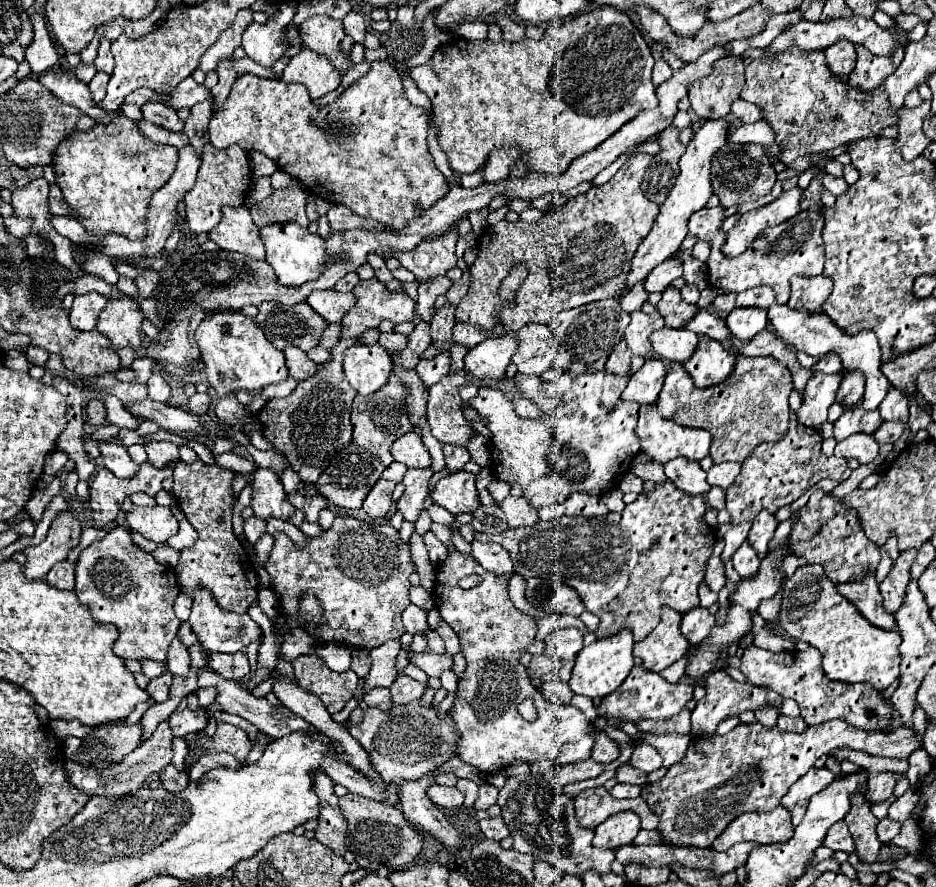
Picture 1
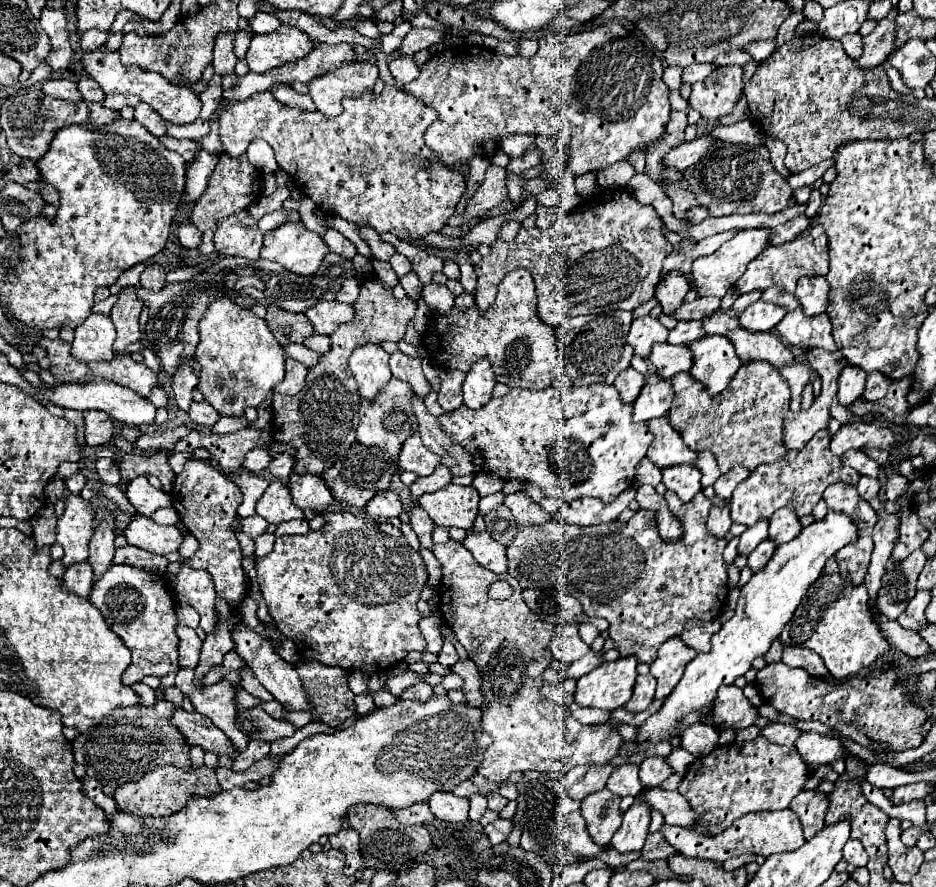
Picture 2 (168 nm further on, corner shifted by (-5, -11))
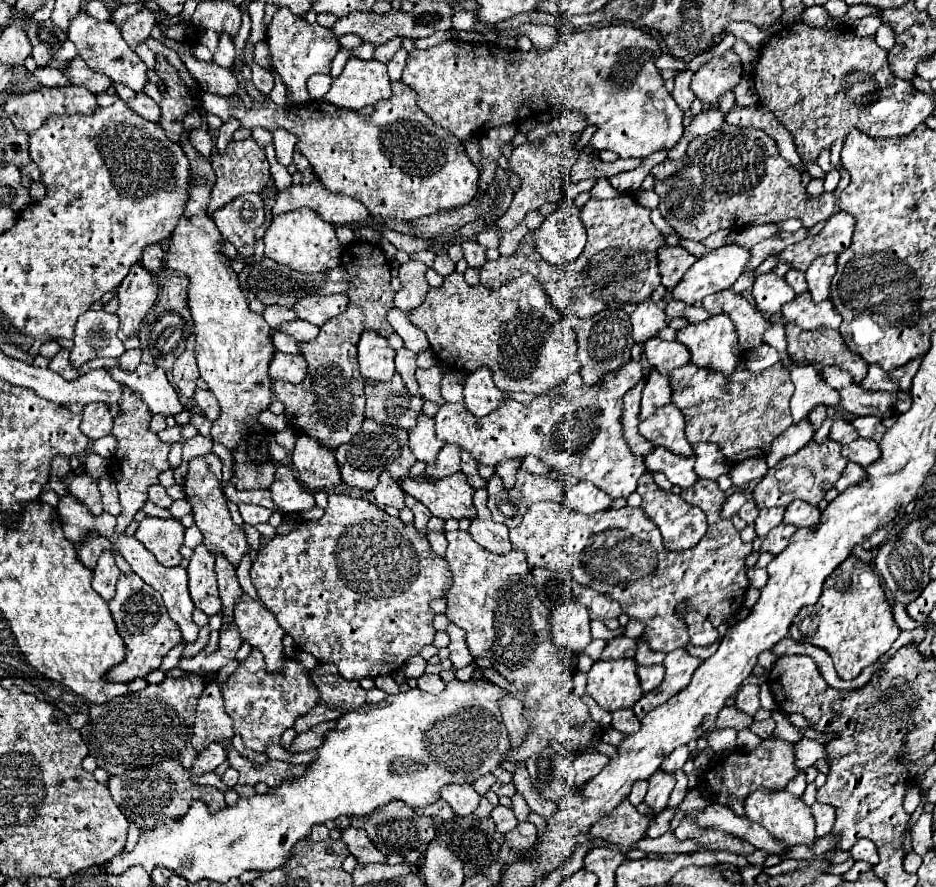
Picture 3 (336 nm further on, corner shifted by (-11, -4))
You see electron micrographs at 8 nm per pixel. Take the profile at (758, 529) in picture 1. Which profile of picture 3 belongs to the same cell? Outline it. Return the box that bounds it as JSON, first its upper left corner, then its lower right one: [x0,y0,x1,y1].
[785,501,821,527]

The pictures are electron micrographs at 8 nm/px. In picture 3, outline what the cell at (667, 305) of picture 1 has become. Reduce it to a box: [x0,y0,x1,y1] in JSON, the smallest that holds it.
[657,245,697,291]

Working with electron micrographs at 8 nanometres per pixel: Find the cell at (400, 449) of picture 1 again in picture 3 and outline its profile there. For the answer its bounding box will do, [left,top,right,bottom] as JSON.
[409,413,445,463]

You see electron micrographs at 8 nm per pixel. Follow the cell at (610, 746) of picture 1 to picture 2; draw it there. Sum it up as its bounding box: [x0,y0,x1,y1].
[607,764,643,796]

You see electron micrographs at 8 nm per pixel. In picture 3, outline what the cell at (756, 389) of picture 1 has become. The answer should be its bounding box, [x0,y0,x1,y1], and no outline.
[673,360,793,463]

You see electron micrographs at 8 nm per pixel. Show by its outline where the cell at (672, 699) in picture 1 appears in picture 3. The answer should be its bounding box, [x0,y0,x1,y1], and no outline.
[637,665,665,693]

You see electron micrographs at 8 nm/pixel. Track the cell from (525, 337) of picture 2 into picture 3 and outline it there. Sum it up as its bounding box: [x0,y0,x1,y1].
[407,273,579,395]

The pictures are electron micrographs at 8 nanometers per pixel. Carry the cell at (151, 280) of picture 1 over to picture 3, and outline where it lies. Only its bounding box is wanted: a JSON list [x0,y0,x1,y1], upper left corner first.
[141,245,165,273]

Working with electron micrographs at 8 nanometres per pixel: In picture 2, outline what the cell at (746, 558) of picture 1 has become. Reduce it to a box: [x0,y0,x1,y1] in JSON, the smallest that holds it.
[747,540,775,572]

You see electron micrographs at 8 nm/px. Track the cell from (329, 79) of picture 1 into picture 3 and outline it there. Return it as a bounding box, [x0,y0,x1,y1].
[323,57,391,111]

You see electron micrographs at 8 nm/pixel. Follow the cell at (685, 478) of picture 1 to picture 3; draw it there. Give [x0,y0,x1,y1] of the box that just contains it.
[645,447,699,489]

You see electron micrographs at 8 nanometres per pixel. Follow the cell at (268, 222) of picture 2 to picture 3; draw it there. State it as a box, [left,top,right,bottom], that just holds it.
[271,179,369,225]

